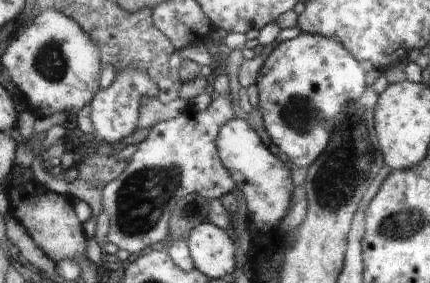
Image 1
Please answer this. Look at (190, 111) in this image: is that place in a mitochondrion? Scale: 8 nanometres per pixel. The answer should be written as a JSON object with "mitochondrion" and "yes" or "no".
{"mitochondrion":"no"}

